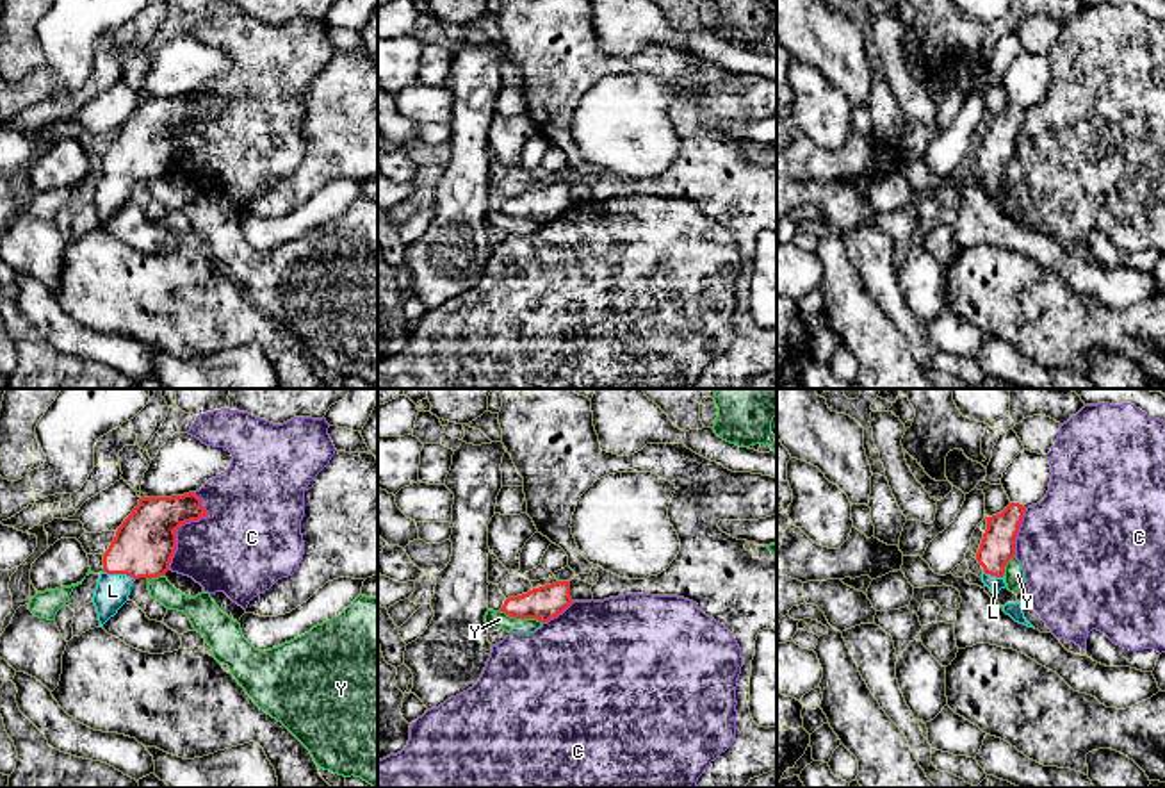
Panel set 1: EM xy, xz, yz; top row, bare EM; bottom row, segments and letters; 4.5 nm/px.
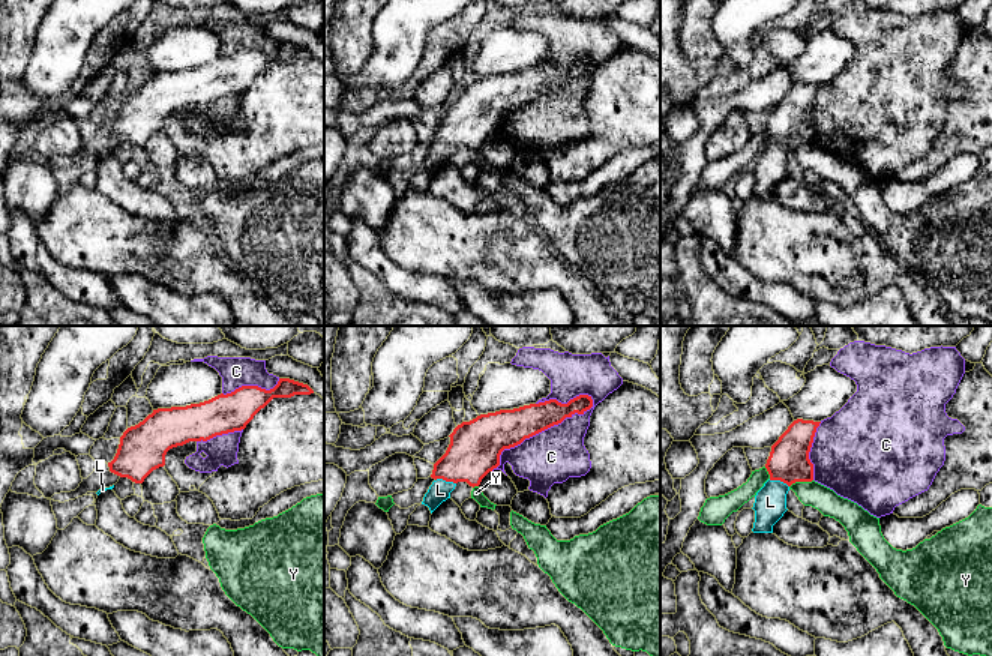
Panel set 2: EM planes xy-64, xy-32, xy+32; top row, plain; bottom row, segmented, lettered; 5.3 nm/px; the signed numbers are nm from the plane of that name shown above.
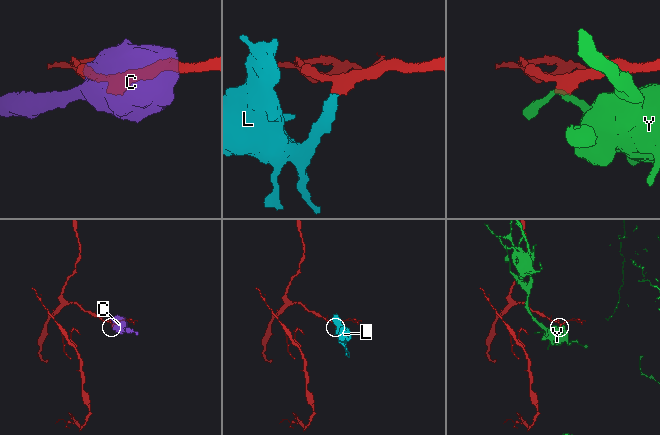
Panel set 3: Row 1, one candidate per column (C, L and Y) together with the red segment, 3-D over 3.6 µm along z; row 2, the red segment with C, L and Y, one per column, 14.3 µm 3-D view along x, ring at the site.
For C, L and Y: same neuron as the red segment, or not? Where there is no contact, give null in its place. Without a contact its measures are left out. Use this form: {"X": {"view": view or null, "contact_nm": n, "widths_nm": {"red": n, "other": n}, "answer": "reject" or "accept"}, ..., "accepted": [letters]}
{"C": {"view": "xy", "contact_nm": 380, "widths_nm": {"red": 280, "other": 380}, "answer": "reject"}, "L": {"view": "xy", "contact_nm": 160, "widths_nm": {"red": 280, "other": 150}, "answer": "accept"}, "Y": {"view": "xz", "contact_nm": 200, "widths_nm": {"red": 150, "other": 80}, "answer": "reject"}, "accepted": ["L"]}

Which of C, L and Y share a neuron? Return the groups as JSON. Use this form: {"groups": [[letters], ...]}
{"groups": [["C"], ["L"], ["Y"]]}

